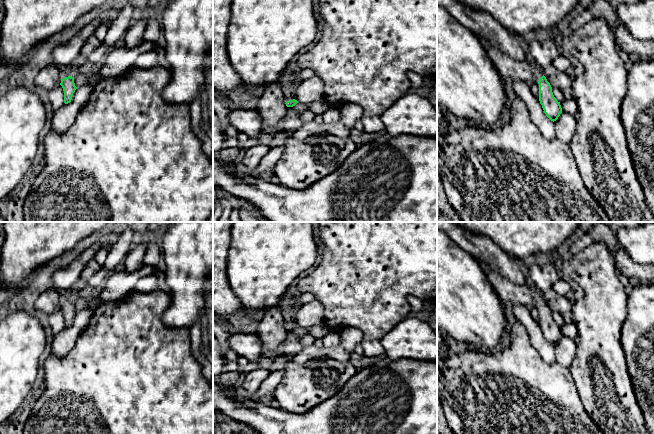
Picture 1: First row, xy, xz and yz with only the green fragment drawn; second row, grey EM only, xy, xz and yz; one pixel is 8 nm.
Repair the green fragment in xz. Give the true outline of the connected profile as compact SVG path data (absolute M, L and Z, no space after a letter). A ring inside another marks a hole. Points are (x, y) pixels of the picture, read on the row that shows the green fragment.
M290 65L280 75L279 83L285 97L285 104L287 107L295 106L298 101L294 99L298 83L295 81L296 72L294 72Z

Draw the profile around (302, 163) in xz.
M329 133L311 135L303 141L289 138L274 172L281 185L305 189L337 170L357 147L349 137Z

